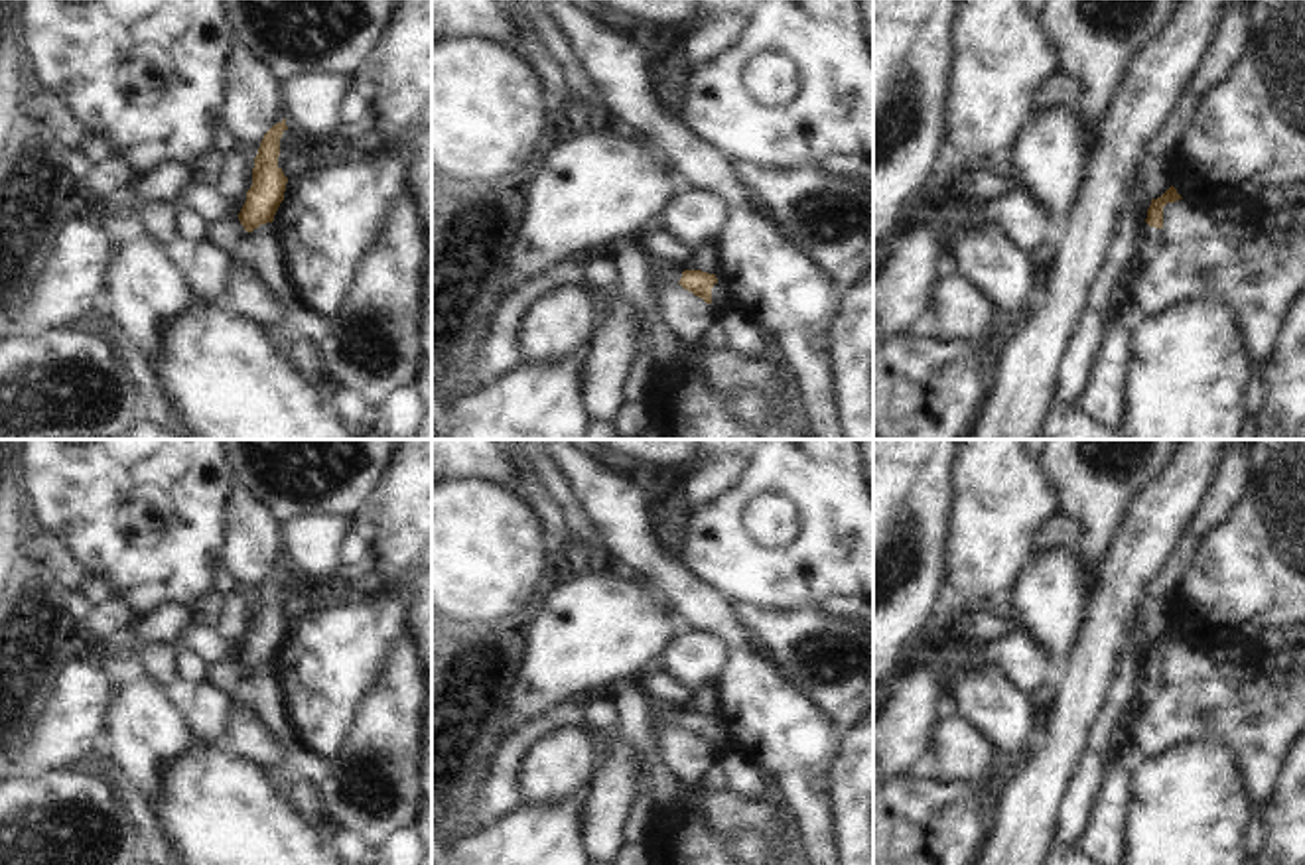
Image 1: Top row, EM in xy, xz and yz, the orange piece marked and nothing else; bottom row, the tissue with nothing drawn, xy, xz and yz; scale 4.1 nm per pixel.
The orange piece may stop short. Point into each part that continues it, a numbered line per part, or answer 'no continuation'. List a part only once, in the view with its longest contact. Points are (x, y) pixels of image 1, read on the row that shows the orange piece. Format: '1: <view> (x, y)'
1: yz (1154, 239)

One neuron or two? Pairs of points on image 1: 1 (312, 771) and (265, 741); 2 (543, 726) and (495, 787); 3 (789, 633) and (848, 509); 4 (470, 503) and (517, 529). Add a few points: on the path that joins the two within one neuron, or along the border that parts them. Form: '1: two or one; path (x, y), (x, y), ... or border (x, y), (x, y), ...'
1: two; border (255, 712), (274, 737), (282, 763)
2: one; path (527, 735), (503, 759), (503, 771)
3: two; border (755, 603), (767, 609), (819, 607)
4: one; path (481, 515), (495, 529), (505, 529)

